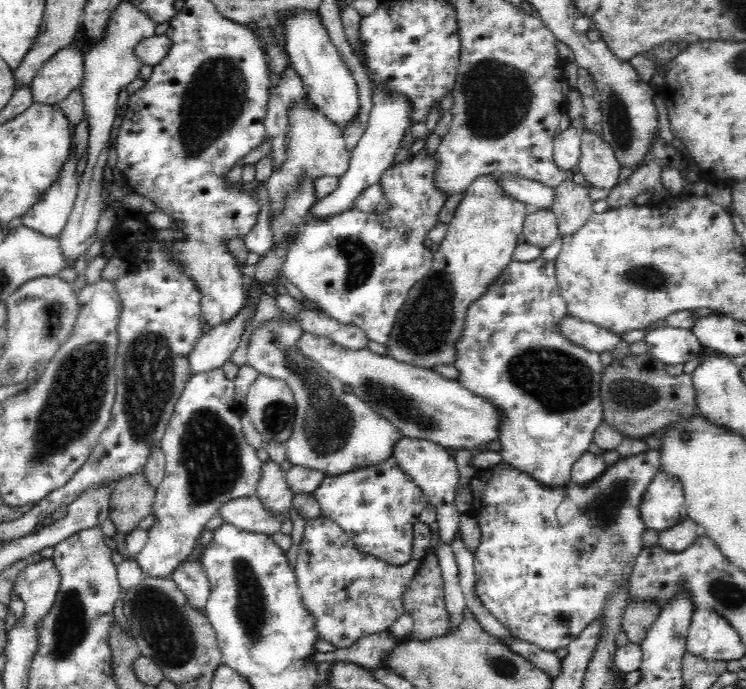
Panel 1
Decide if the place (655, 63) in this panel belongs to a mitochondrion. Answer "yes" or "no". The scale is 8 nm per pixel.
no

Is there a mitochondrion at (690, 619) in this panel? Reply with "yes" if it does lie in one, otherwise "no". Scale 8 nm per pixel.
no

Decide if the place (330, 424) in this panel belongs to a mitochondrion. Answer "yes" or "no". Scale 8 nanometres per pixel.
yes

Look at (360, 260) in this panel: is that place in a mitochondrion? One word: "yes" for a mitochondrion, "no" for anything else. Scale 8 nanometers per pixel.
yes

